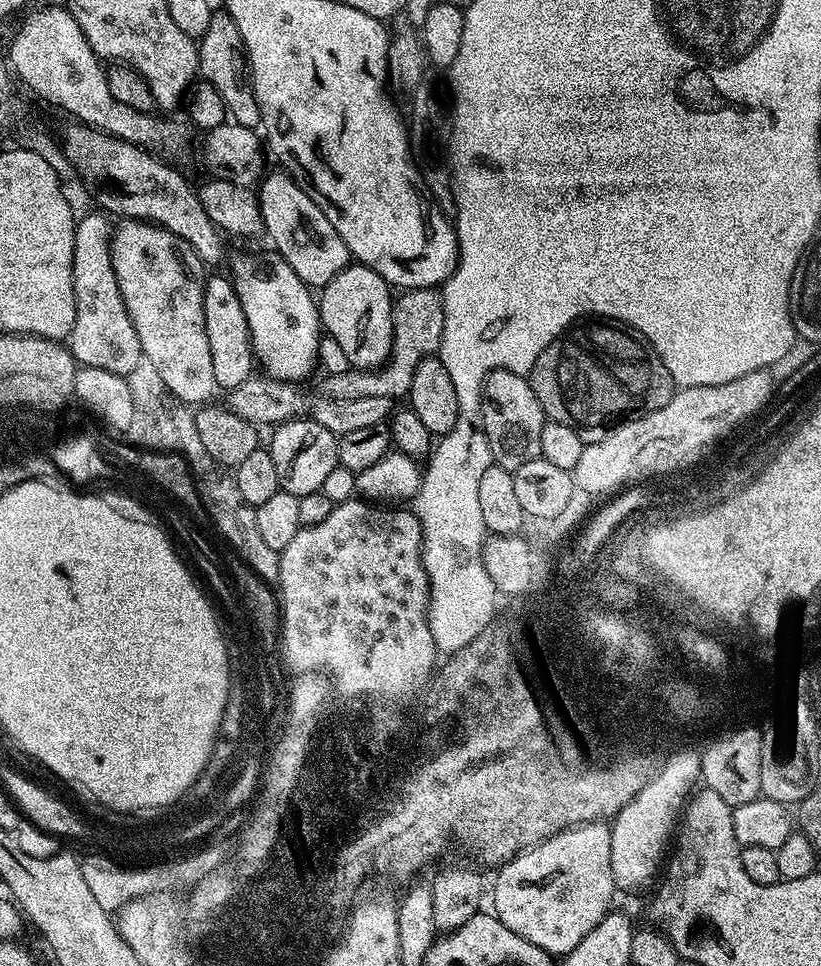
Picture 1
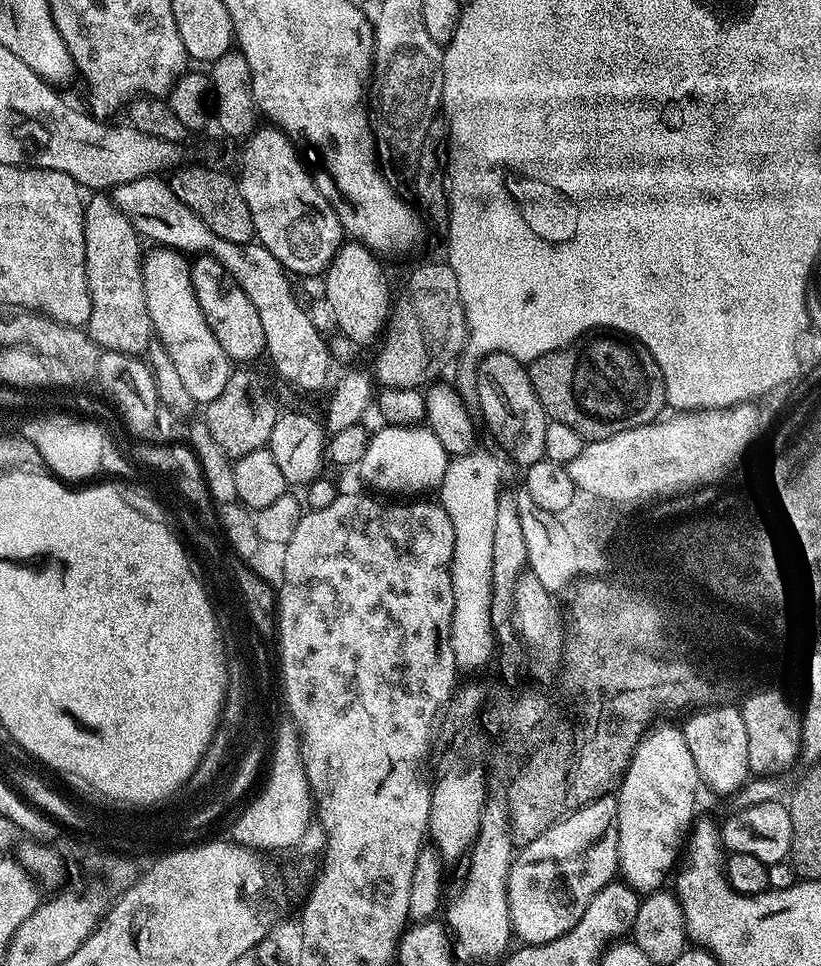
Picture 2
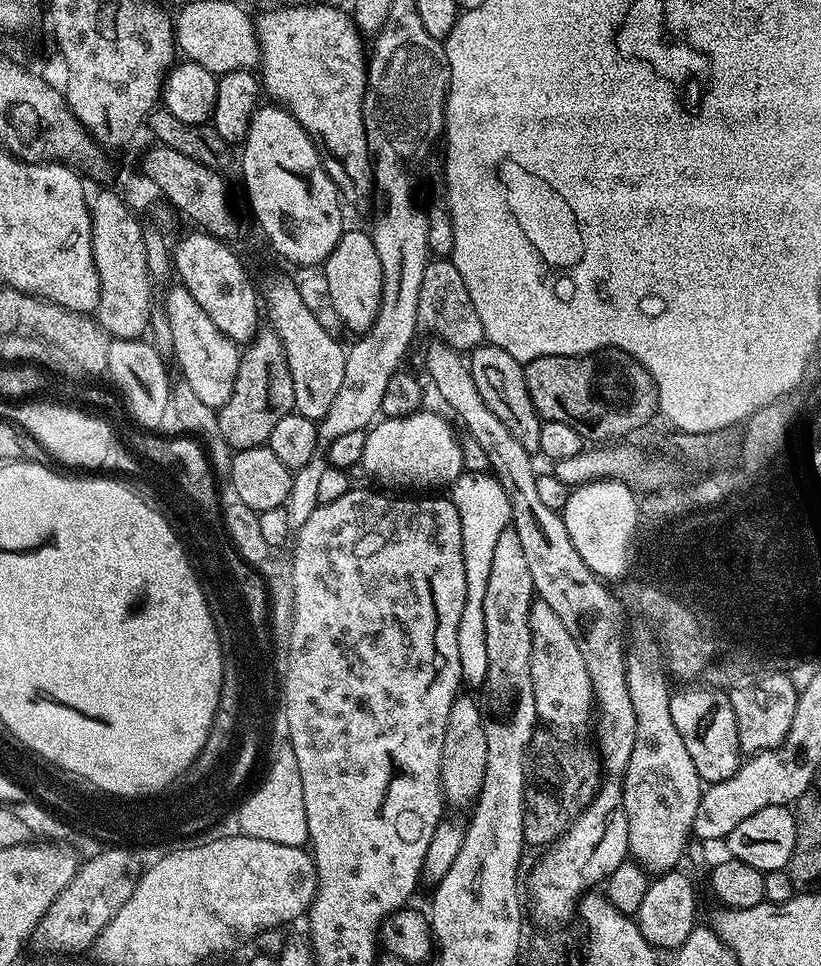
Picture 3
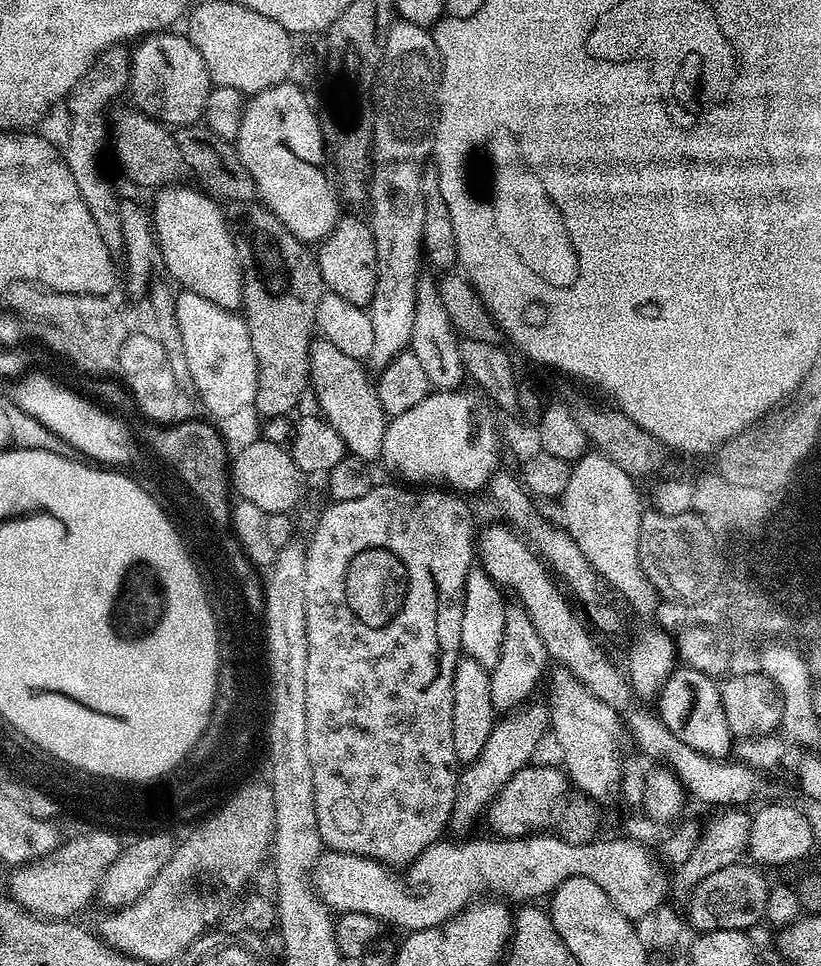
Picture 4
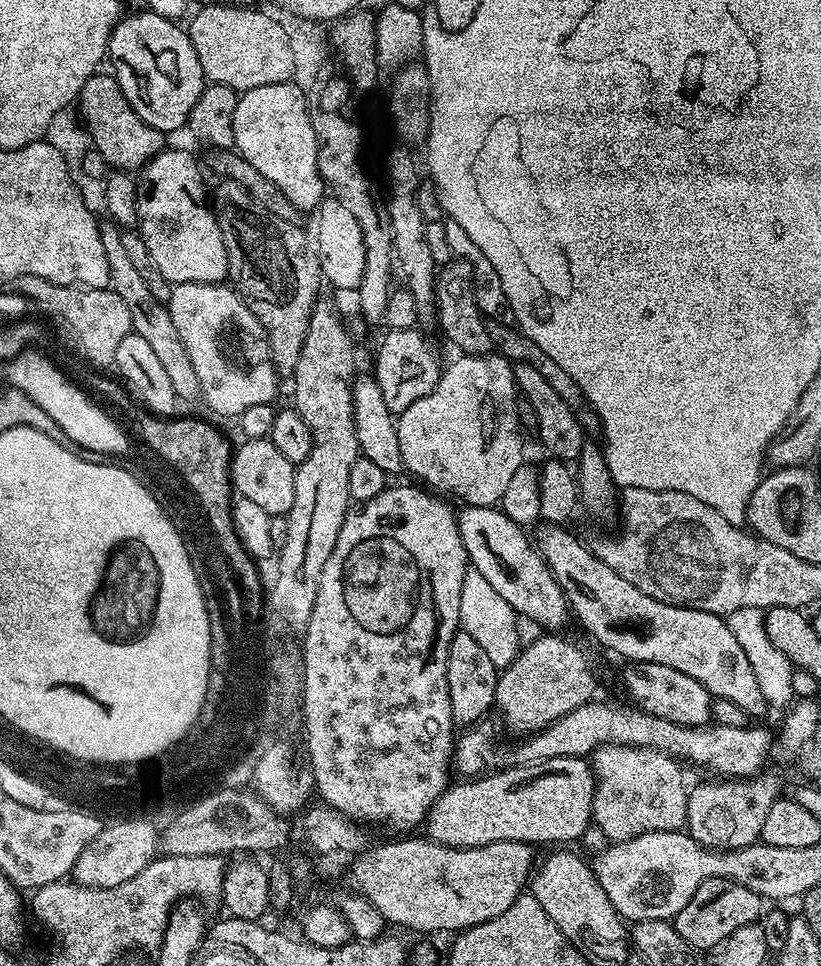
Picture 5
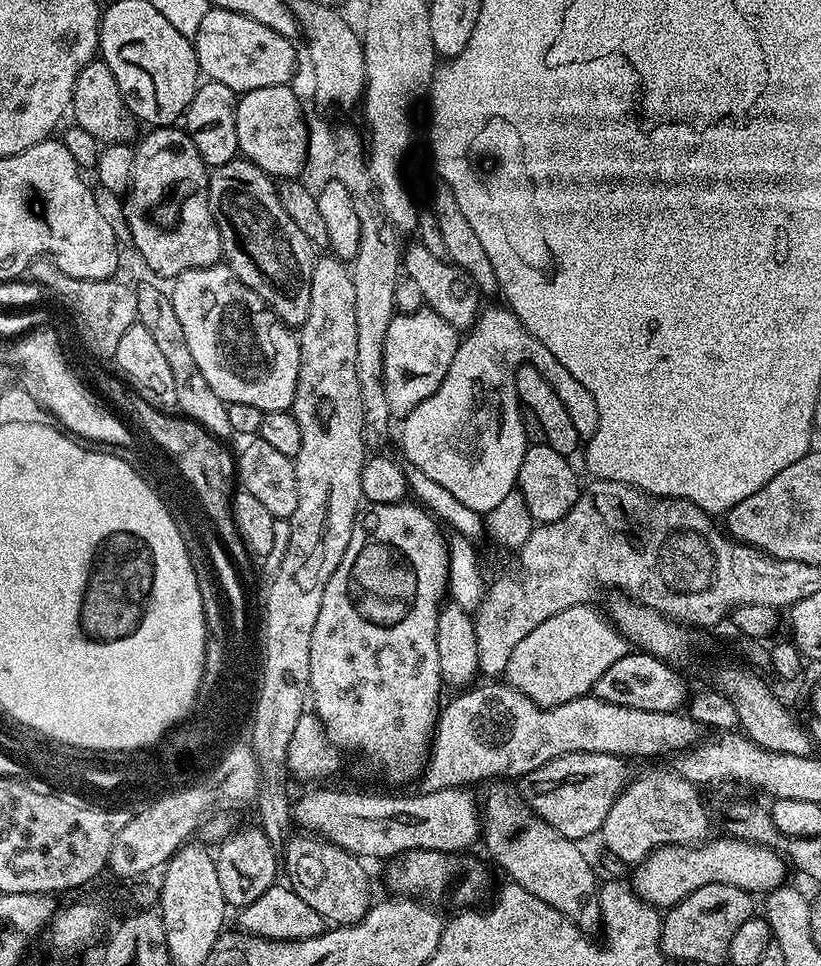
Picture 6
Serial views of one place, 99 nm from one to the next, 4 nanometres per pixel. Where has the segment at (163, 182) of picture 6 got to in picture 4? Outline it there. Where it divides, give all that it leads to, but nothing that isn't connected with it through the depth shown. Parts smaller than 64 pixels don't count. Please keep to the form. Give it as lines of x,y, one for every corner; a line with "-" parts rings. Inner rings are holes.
180,183
159,189
150,207
159,263
160,260
164,263
167,275
177,285
180,283
183,291
198,294
219,308
239,309
244,303
242,266
238,262
238,250
234,250
234,238
225,213
207,191
199,187
187,188

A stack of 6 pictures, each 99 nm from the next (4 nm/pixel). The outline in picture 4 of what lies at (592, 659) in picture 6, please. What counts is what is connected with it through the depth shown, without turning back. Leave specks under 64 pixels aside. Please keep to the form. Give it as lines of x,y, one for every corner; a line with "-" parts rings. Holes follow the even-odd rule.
525,702
512,709
511,712
501,715
497,719
496,724
490,730
490,738
486,738
486,746
482,746
482,754
478,754
478,758
467,761
468,768
459,773
456,778
456,793
454,794
454,806
452,807
452,816
448,819
448,828
451,831
464,832
460,834
468,834
472,827
476,824
476,819
483,817
489,804
496,799
496,796
506,786
506,782
510,782
510,778
514,774
518,774
518,770
528,767
533,763
536,747
540,744
540,739
550,732
550,721
548,719
547,703
532,704
533,702

